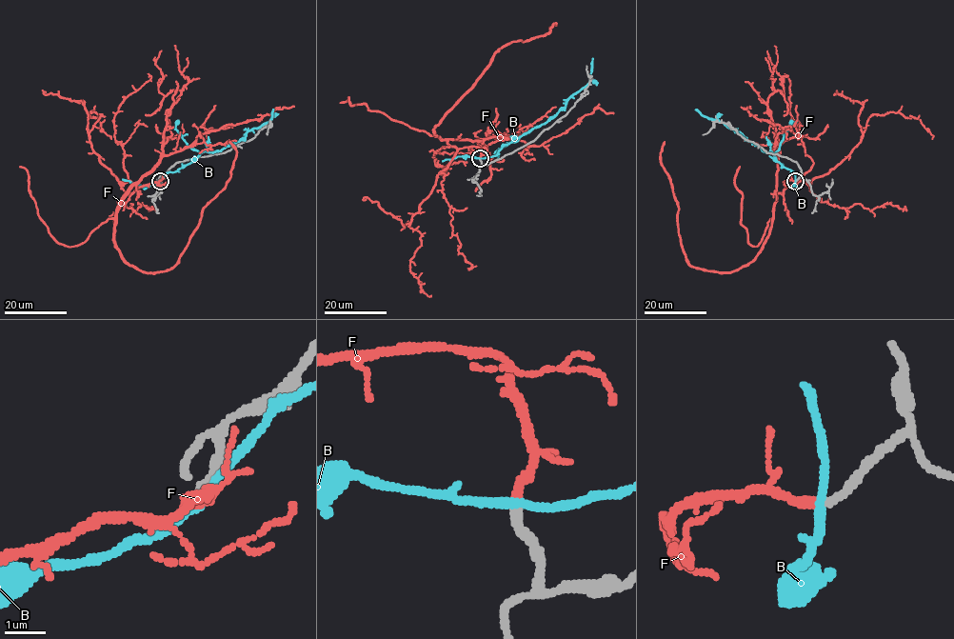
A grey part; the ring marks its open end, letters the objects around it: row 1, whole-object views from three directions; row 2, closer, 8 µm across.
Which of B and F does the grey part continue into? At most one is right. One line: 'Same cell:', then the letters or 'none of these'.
Same cell: F

